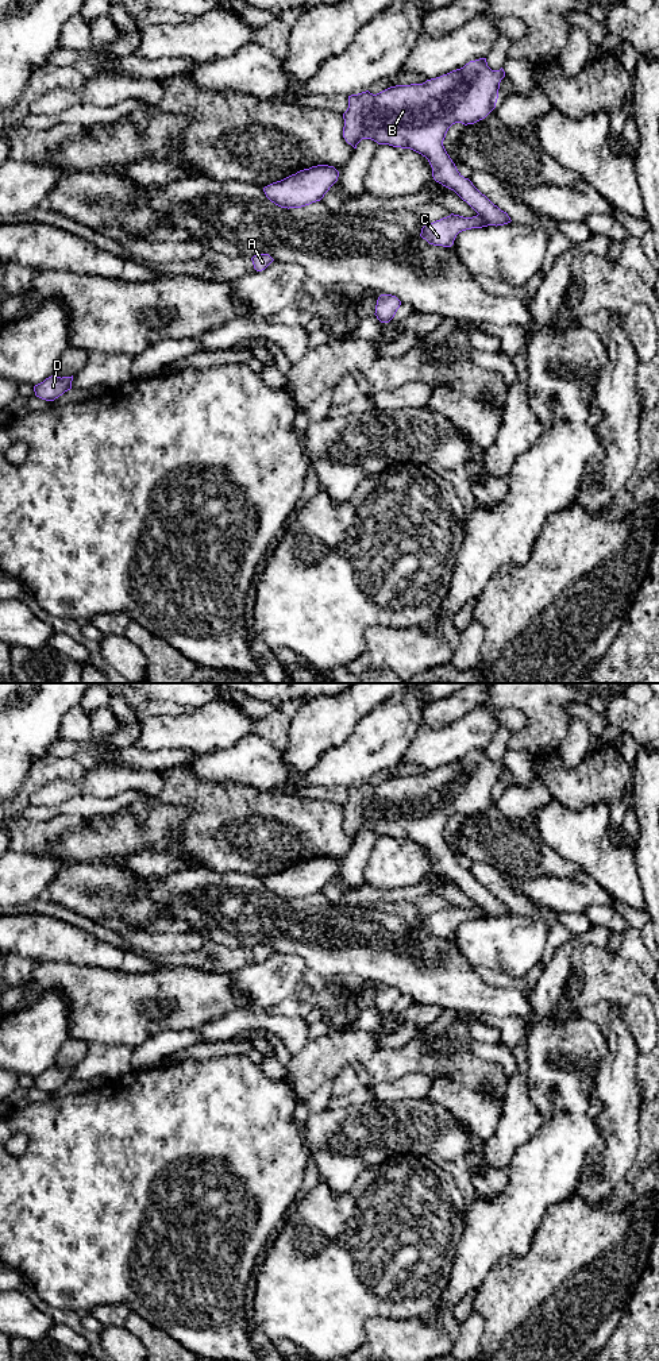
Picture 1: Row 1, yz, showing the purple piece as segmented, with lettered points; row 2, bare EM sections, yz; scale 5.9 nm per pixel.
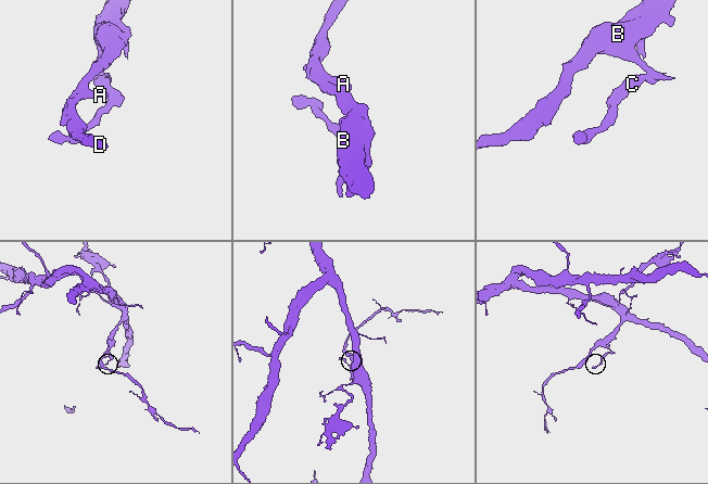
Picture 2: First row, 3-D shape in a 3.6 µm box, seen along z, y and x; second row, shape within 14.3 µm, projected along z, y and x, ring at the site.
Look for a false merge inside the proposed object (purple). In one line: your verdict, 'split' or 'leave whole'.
split

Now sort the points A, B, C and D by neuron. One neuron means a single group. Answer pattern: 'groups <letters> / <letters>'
groups A B D / C

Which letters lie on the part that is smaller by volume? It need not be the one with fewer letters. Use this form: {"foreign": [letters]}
{"foreign": ["C"]}

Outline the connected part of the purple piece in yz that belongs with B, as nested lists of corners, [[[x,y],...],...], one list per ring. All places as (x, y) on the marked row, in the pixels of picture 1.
[[[479,58],[423,84],[396,85],[377,95],[369,90],[351,95],[348,96],[348,108],[343,113],[343,138],[354,149],[362,139],[371,139],[378,144],[411,149],[421,154],[432,167],[433,180],[454,190],[489,225],[508,224],[512,221],[508,213],[494,205],[469,178],[465,178],[458,171],[443,146],[446,134],[452,124],[474,124],[485,119],[496,108],[500,82],[504,77],[505,72],[502,68],[492,70],[486,58]]]

